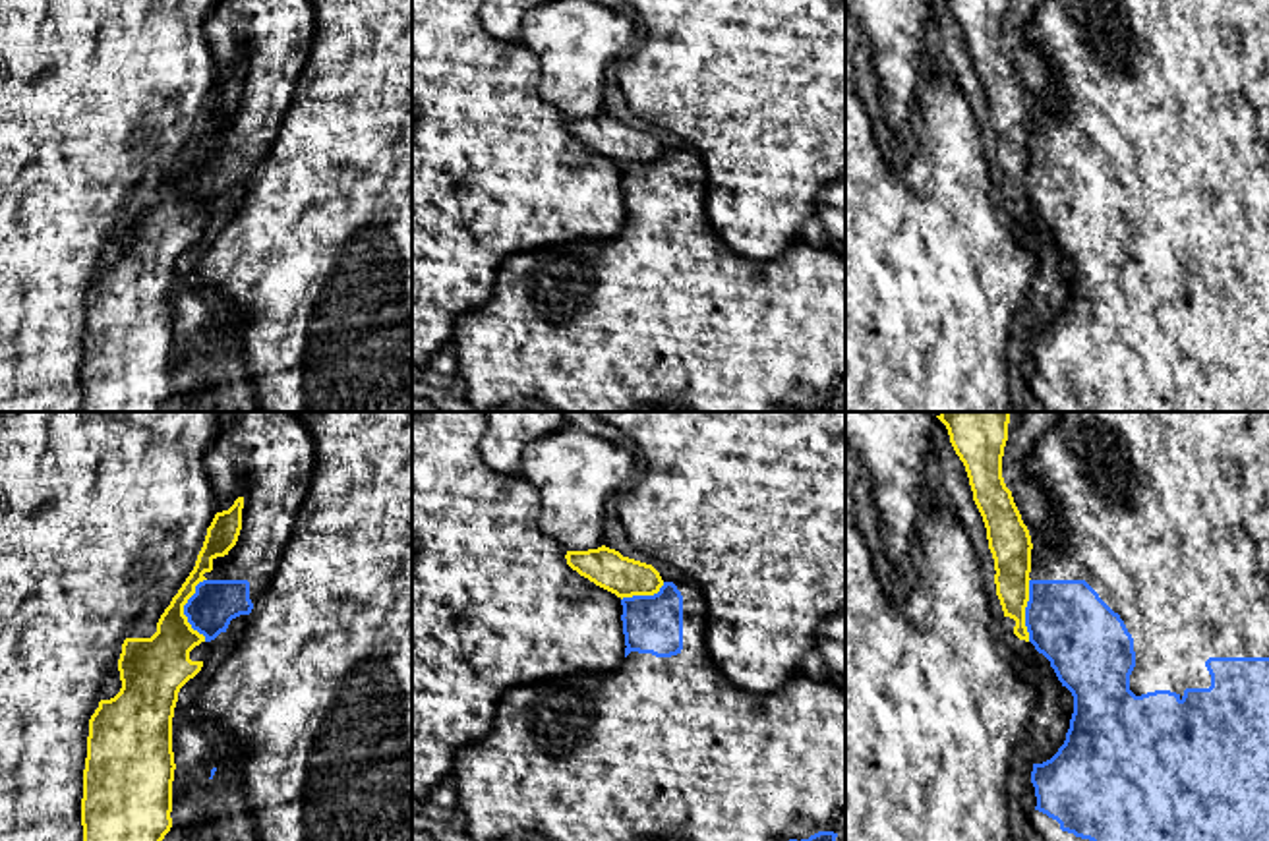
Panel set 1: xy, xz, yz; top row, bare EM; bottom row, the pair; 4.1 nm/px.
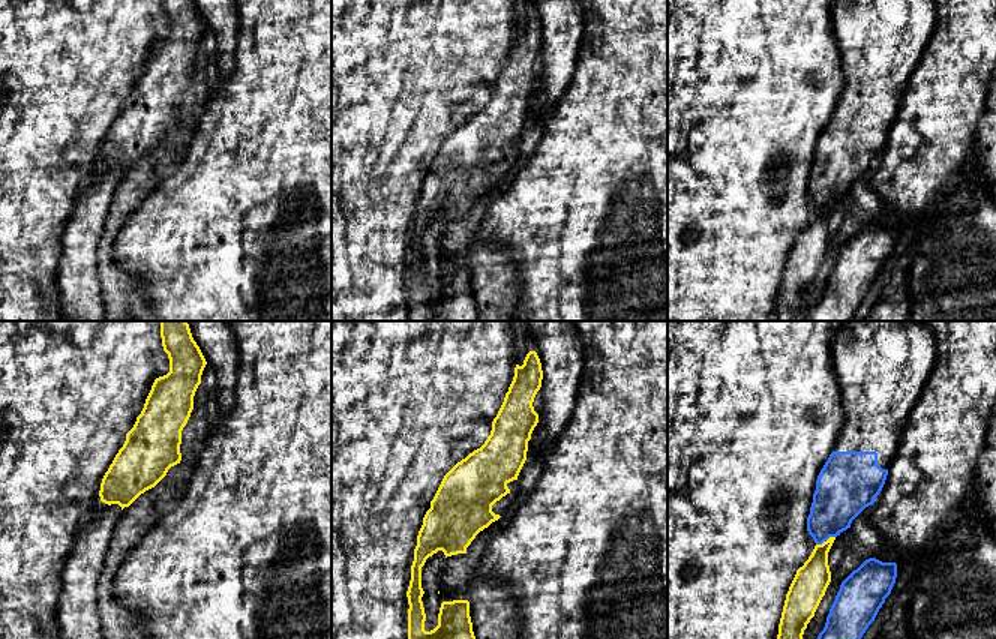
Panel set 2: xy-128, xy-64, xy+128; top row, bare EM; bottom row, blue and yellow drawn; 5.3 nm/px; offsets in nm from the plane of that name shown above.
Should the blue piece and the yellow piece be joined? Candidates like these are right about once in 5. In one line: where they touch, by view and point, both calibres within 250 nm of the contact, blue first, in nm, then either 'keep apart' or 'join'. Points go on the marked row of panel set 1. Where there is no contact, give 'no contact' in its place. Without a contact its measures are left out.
xy (184, 609) | 190/240 nm | keep apart

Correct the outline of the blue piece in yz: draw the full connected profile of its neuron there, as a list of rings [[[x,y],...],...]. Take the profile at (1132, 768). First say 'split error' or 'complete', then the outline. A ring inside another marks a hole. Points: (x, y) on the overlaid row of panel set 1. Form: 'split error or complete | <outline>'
split error | [[[1064,412],[1029,454],[1029,472],[1052,501],[1062,541],[1033,543],[1025,626],[1029,642],[1050,661],[1058,681],[1074,696],[1064,744],[1050,760],[1033,764],[1037,806],[1031,831],[1043,841],[1269,841],[1269,412]]]

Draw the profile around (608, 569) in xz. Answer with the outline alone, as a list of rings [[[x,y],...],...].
[[[605,545],[588,551],[567,551],[567,565],[617,597],[654,595],[664,586],[660,572],[646,563],[623,557]]]

